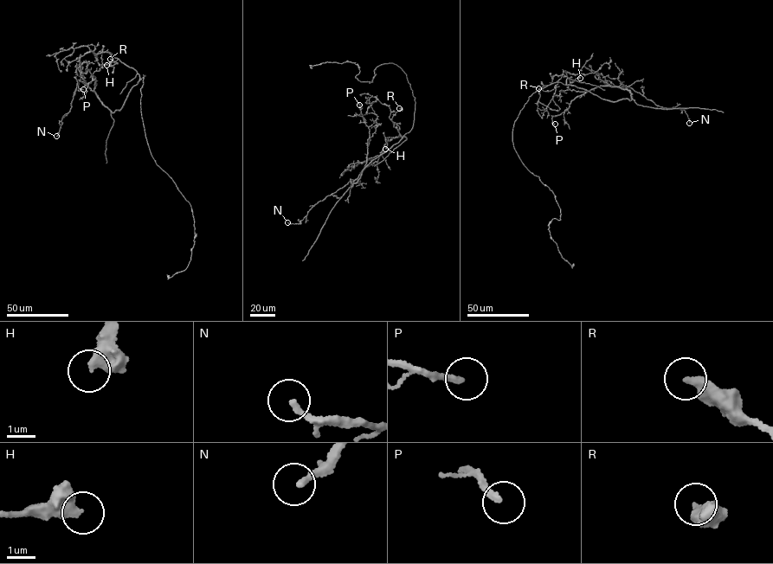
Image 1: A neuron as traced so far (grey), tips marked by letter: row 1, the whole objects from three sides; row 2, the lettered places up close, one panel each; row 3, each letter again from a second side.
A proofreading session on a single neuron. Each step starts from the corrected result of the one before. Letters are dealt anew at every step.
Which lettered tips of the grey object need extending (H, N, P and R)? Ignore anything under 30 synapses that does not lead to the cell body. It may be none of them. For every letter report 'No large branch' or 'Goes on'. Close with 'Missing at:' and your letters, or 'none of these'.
H: No large branch
N: No large branch
P: No large branch
R: No large branch
Missing at: none of these

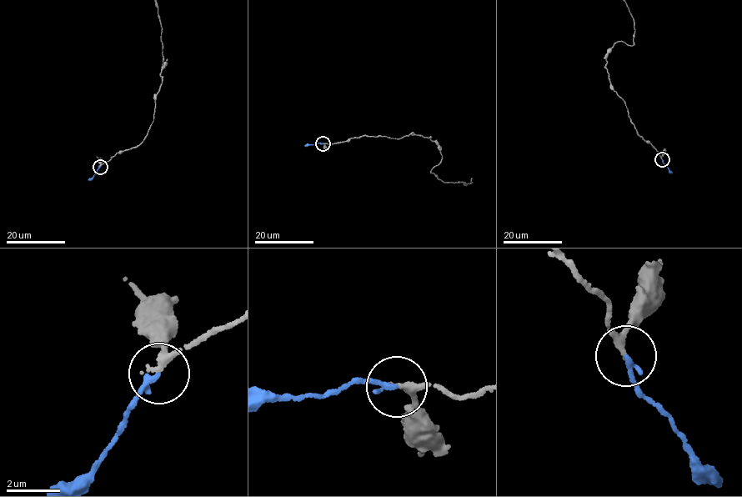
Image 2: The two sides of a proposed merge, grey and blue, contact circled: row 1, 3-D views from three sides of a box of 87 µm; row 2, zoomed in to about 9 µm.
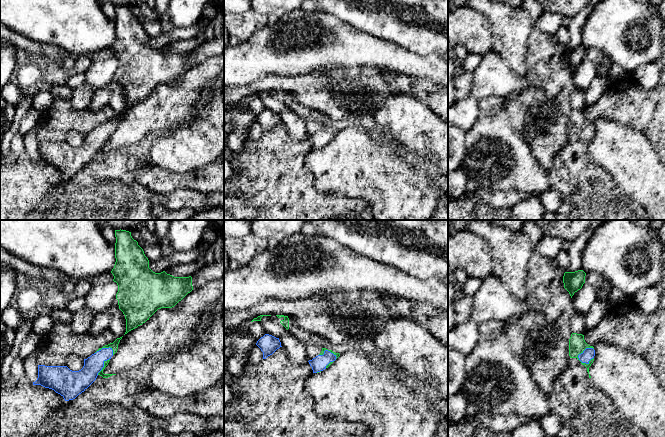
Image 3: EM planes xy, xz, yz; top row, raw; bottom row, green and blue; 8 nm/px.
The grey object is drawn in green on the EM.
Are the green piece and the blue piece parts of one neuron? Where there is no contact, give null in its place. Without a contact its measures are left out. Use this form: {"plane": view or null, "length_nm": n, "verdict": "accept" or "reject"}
{"plane": "yz", "length_nm": 160, "verdict": "accept"}

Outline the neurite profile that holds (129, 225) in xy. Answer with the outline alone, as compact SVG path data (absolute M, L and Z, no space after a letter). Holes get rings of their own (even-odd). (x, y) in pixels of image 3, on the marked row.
M95 220L102 230L104 226L110 225L114 230L133 231L139 230L141 225L145 225L146 220Z

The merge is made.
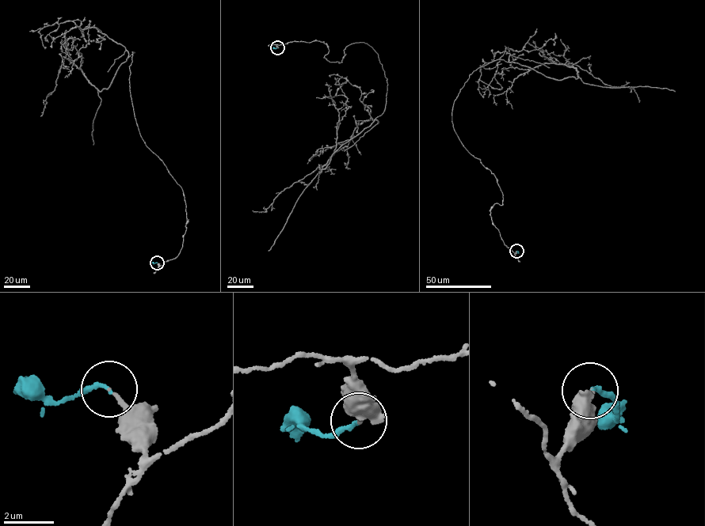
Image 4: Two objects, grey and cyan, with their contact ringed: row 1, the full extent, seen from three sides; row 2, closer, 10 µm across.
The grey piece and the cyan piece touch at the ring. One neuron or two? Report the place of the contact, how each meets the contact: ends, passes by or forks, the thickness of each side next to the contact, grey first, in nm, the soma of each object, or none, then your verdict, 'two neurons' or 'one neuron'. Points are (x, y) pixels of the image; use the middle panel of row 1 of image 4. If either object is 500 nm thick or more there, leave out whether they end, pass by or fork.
place (277, 47); grey ends; cyan ends; calibres 150 and 170 nm; soma grey none; soma cyan none; one neuron

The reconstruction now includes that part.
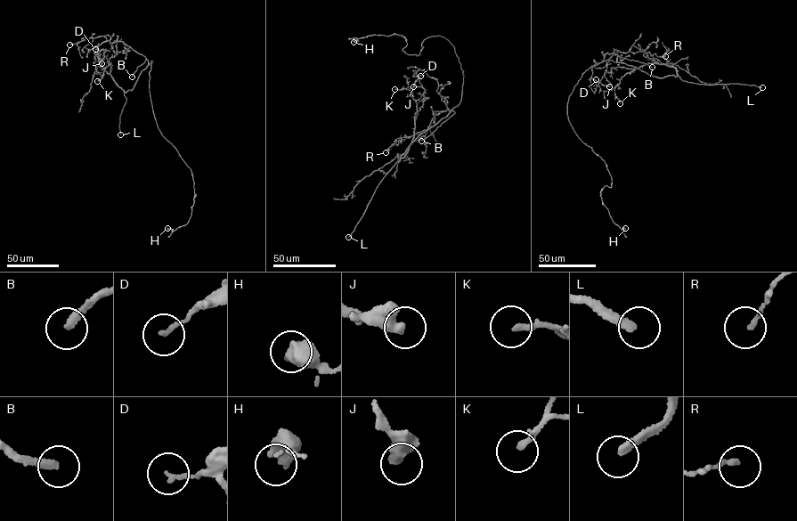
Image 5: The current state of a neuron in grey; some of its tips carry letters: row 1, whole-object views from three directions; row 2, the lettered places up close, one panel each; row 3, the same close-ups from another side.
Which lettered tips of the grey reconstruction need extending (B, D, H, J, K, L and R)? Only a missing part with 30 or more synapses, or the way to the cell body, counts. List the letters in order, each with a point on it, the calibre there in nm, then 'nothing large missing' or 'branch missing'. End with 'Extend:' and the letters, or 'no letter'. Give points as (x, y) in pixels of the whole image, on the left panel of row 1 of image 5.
B: place (132, 77); calibre 280 nm; branch missing
D: place (95, 49); calibre 160 nm; nothing large missing
H: place (167, 228); calibre 480 nm; nothing large missing
J: place (101, 63); calibre 500 nm; nothing large missing
K: place (97, 81); calibre 220 nm; nothing large missing
L: place (120, 134); calibre 240 nm; branch missing
R: place (69, 44); calibre 150 nm; nothing large missing
Extend: B, L

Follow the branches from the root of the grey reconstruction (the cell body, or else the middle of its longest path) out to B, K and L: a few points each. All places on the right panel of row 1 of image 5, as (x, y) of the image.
B: (579, 80), (589, 68), (606, 61), (615, 62), (618, 56), (652, 67)
K: (579, 80), (608, 60), (661, 77), (675, 77), (677, 69), (649, 63), (626, 74), (614, 90), (620, 103)
L: (579, 80), (589, 68), (612, 60), (661, 77), (678, 76), (682, 80), (698, 84), (739, 84), (762, 87)

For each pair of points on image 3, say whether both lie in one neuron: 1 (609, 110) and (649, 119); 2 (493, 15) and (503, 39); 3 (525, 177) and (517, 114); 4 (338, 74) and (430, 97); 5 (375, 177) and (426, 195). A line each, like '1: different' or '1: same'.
1: same
2: same
3: different
4: same
5: same

